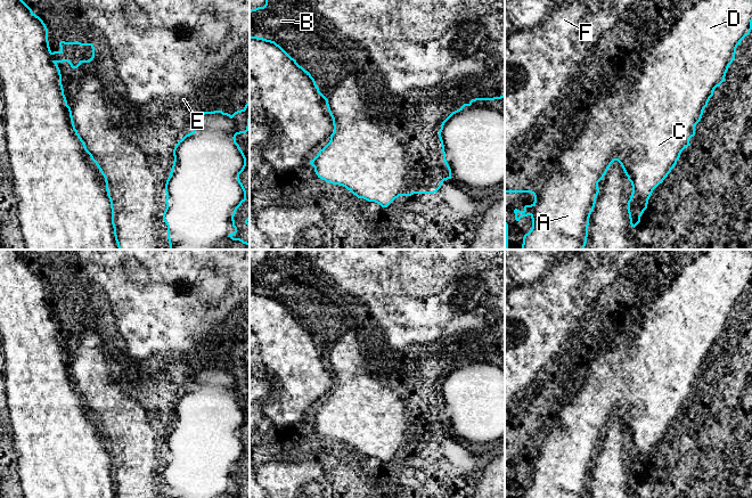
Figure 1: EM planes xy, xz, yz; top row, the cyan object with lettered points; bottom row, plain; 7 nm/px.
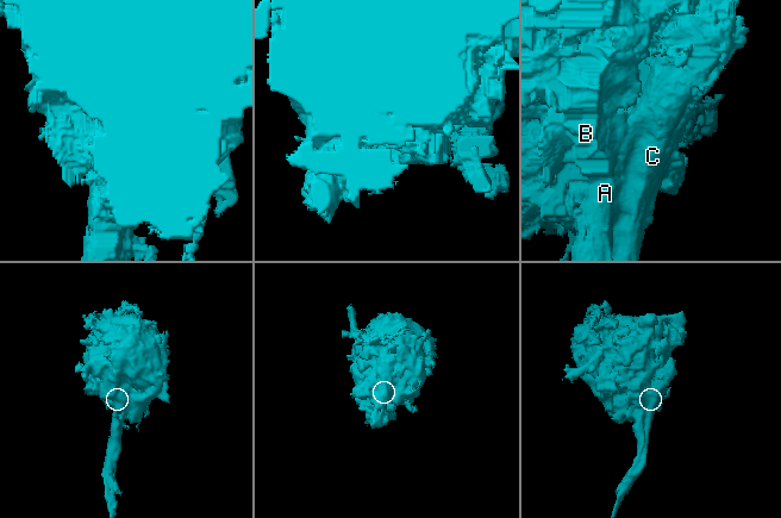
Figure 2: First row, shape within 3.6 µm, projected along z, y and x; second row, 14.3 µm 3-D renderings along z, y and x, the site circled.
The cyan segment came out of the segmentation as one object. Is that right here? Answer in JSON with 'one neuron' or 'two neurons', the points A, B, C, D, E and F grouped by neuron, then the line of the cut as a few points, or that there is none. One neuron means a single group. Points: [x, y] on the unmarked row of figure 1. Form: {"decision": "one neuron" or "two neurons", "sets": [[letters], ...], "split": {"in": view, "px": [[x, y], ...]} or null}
{"decision": "two neurons", "sets": [["A", "C", "D"], ["B", "E", "F"]], "split": {"in": "yz", "px": [[671, 250], [620, 301], [613, 368], [523, 401], [505, 437]]}}

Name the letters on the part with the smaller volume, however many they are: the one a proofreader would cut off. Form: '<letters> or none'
A, C, D

